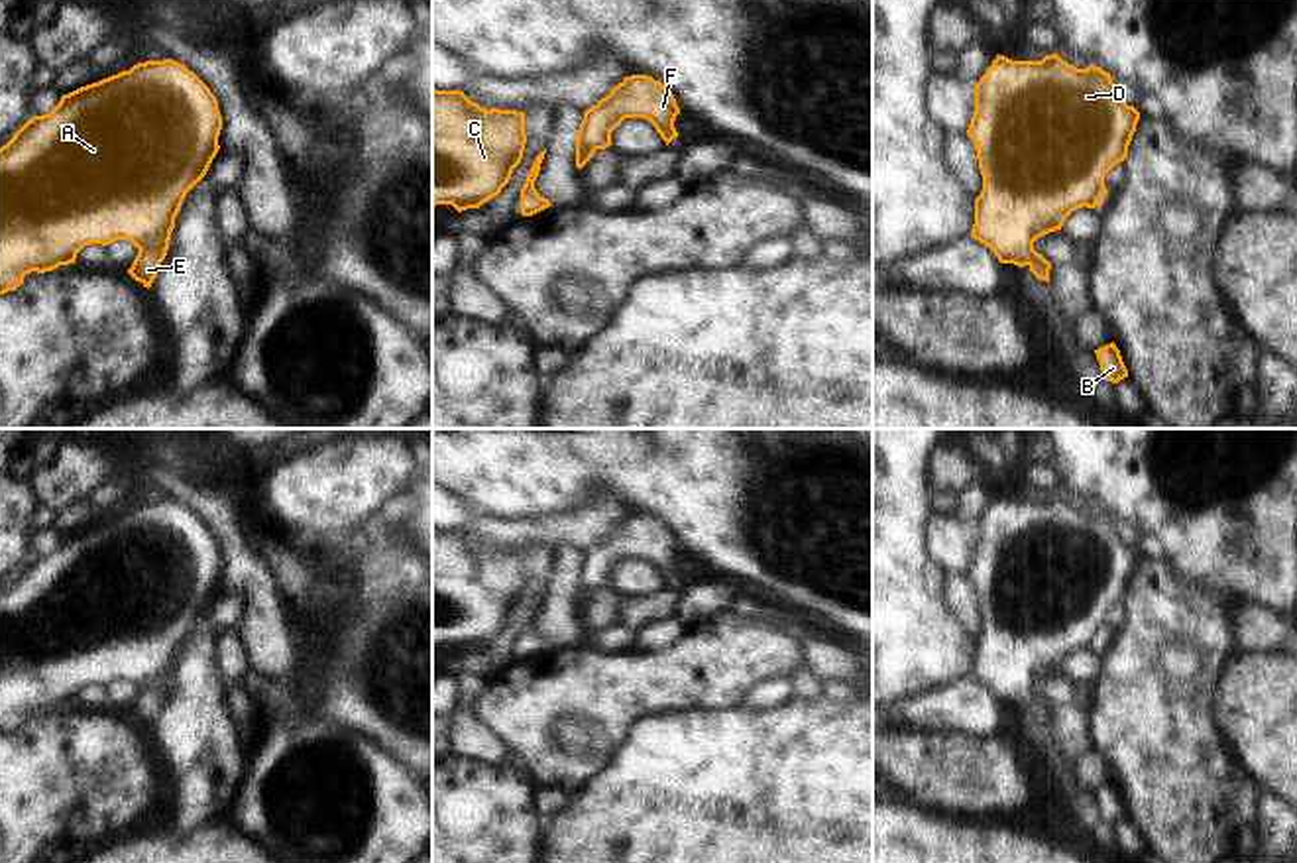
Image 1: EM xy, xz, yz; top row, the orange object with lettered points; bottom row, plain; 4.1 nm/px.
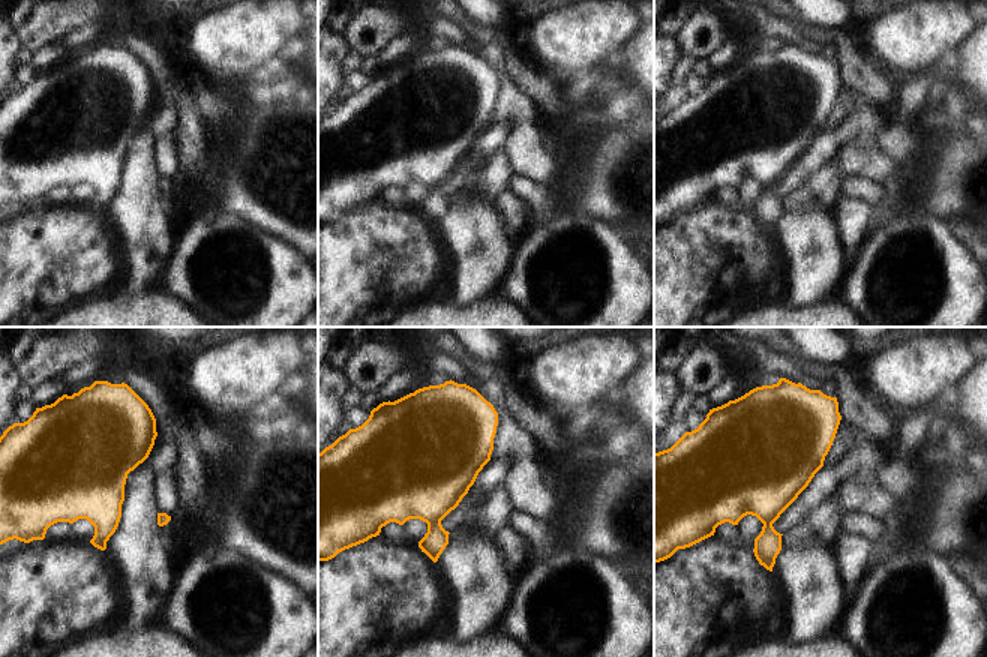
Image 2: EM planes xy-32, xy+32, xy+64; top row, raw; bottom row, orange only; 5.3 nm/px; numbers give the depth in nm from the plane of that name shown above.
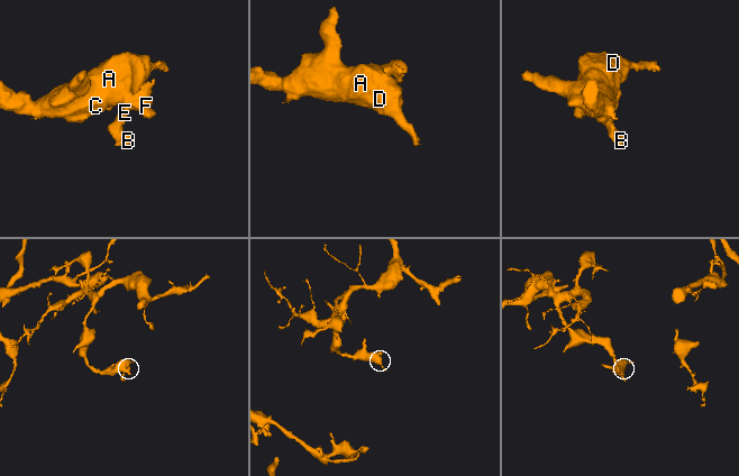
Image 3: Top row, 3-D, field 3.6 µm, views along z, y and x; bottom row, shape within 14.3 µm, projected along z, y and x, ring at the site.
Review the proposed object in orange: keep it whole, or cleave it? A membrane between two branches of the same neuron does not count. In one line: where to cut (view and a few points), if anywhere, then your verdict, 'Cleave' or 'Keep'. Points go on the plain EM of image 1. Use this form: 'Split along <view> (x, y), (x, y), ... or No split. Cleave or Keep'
No split. Keep.

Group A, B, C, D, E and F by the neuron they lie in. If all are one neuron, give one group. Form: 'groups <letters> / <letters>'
groups A B C D E F

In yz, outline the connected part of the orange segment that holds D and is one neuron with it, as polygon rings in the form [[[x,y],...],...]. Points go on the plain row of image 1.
[[[1057,493],[1042,501],[1012,501],[996,495],[973,531],[975,552],[967,576],[975,584],[983,631],[975,639],[971,676],[990,688],[1000,704],[1028,706],[1038,719],[1049,723],[1051,704],[1034,690],[1034,682],[1061,670],[1073,651],[1100,647],[1108,633],[1104,615],[1126,600],[1140,552],[1120,539],[1110,513],[1095,505],[1077,509]]]

